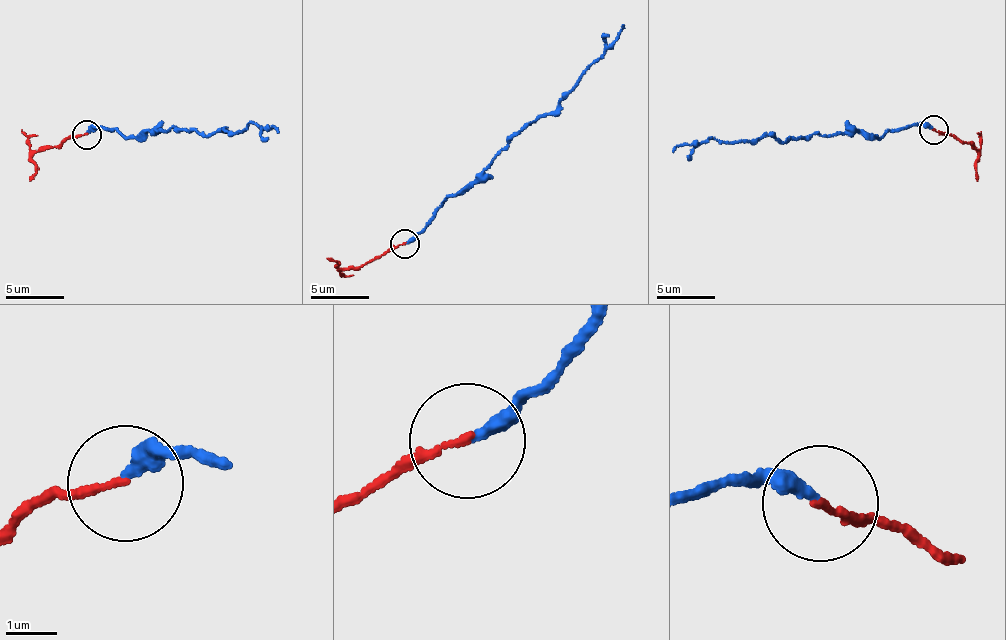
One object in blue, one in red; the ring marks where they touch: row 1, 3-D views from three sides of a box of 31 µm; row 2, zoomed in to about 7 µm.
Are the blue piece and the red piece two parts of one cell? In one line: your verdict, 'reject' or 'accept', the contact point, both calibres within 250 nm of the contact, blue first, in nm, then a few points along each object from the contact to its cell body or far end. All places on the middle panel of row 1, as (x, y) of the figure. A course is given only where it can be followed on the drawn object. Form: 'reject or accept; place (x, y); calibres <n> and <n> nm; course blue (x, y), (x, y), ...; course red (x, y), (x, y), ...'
reject; place (404, 244); calibres 280 and 130 nm; course blue (404, 245), (425, 230), (448, 196), (478, 182), (514, 135), (537, 117), (554, 113), (624, 25); course red (404, 245), (347, 269), (339, 268), (326, 257)

